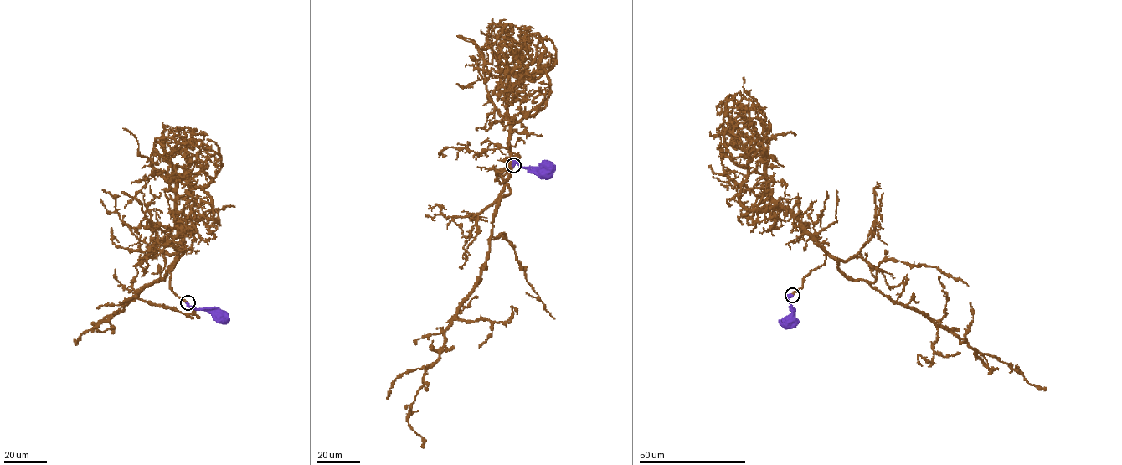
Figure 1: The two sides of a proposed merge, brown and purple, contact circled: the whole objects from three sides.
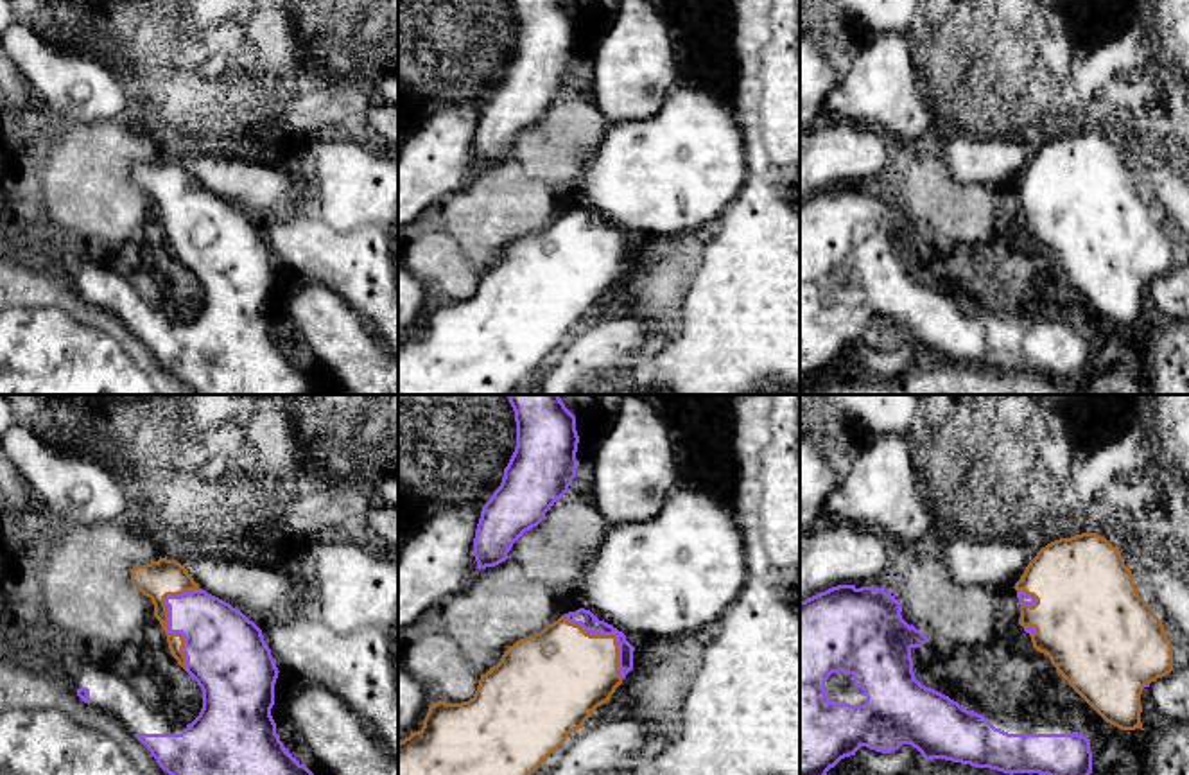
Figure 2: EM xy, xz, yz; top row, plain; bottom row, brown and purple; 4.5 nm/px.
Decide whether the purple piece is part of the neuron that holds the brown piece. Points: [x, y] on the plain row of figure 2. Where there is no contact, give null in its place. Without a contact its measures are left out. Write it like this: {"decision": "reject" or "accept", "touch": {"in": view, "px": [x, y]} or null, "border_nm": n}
{"decision": "accept", "touch": {"in": "xy", "px": [167, 219]}, "border_nm": 360}

